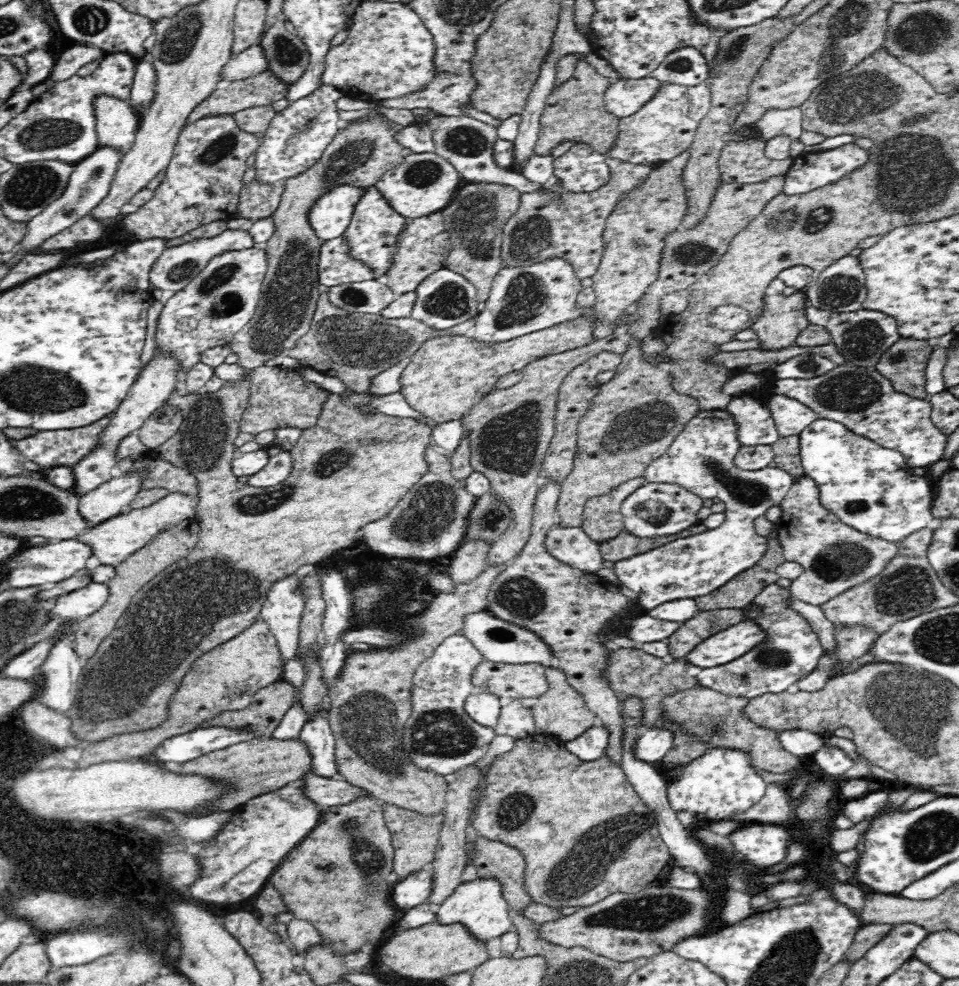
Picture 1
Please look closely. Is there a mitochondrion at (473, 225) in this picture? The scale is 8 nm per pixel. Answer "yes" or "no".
yes

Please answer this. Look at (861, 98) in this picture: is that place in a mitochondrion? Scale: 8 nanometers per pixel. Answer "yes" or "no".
yes

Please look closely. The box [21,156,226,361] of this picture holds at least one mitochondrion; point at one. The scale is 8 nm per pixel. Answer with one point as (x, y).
(97, 174)

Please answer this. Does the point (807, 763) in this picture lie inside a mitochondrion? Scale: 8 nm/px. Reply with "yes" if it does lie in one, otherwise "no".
no

